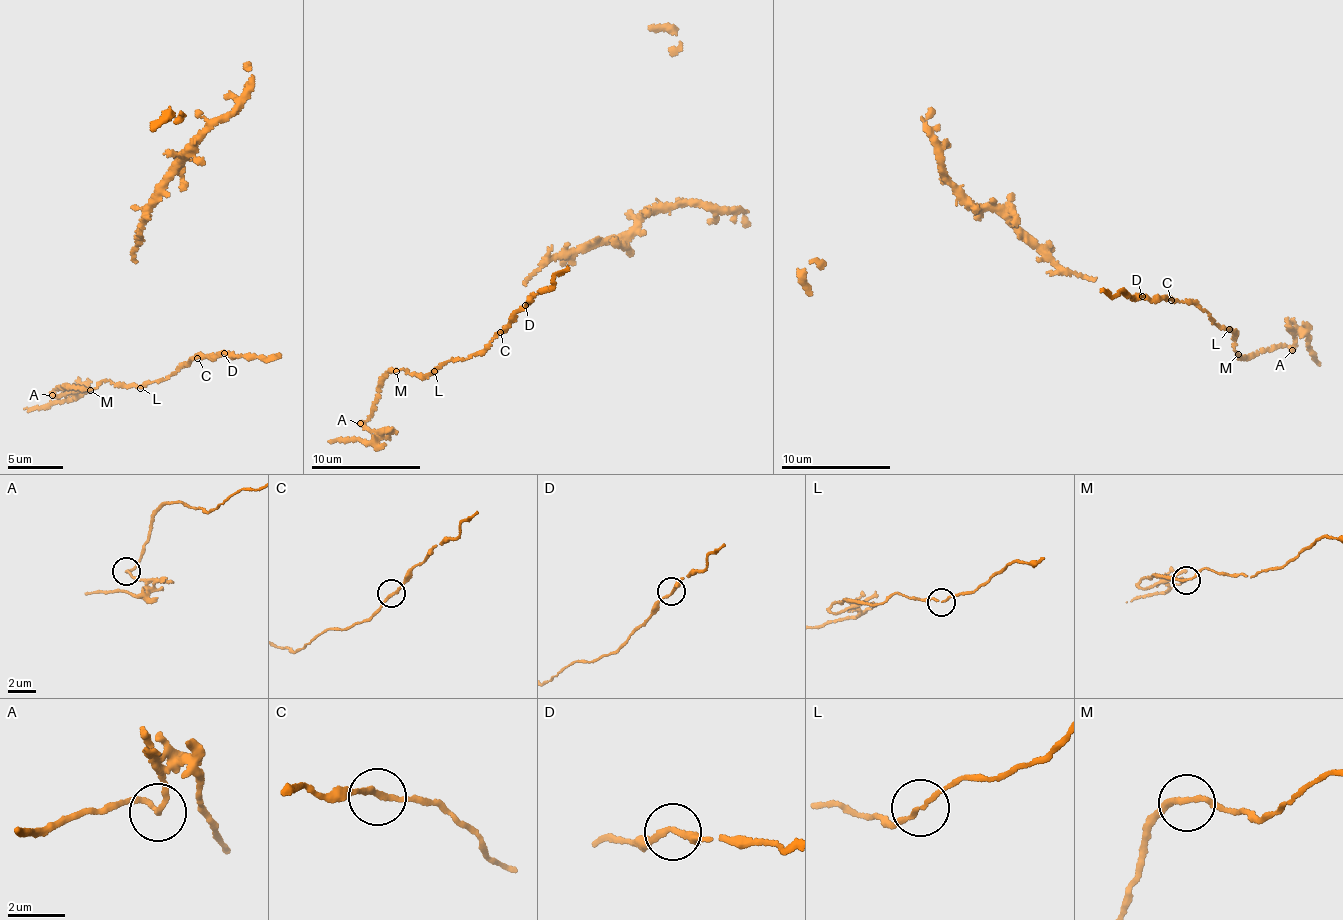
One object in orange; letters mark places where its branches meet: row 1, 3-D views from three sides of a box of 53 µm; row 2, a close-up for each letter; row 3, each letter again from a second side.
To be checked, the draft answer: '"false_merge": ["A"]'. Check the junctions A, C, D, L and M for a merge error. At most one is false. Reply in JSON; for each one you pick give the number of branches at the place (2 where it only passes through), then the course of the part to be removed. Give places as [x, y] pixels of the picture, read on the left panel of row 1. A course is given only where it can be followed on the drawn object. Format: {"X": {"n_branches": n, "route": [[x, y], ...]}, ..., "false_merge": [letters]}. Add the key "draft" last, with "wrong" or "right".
{"A": {"n_branches": 2, "route": [[53, 394], [67, 391], [66, 399], [24, 409]]}, "false_merge": ["A"], "draft": "right"}

